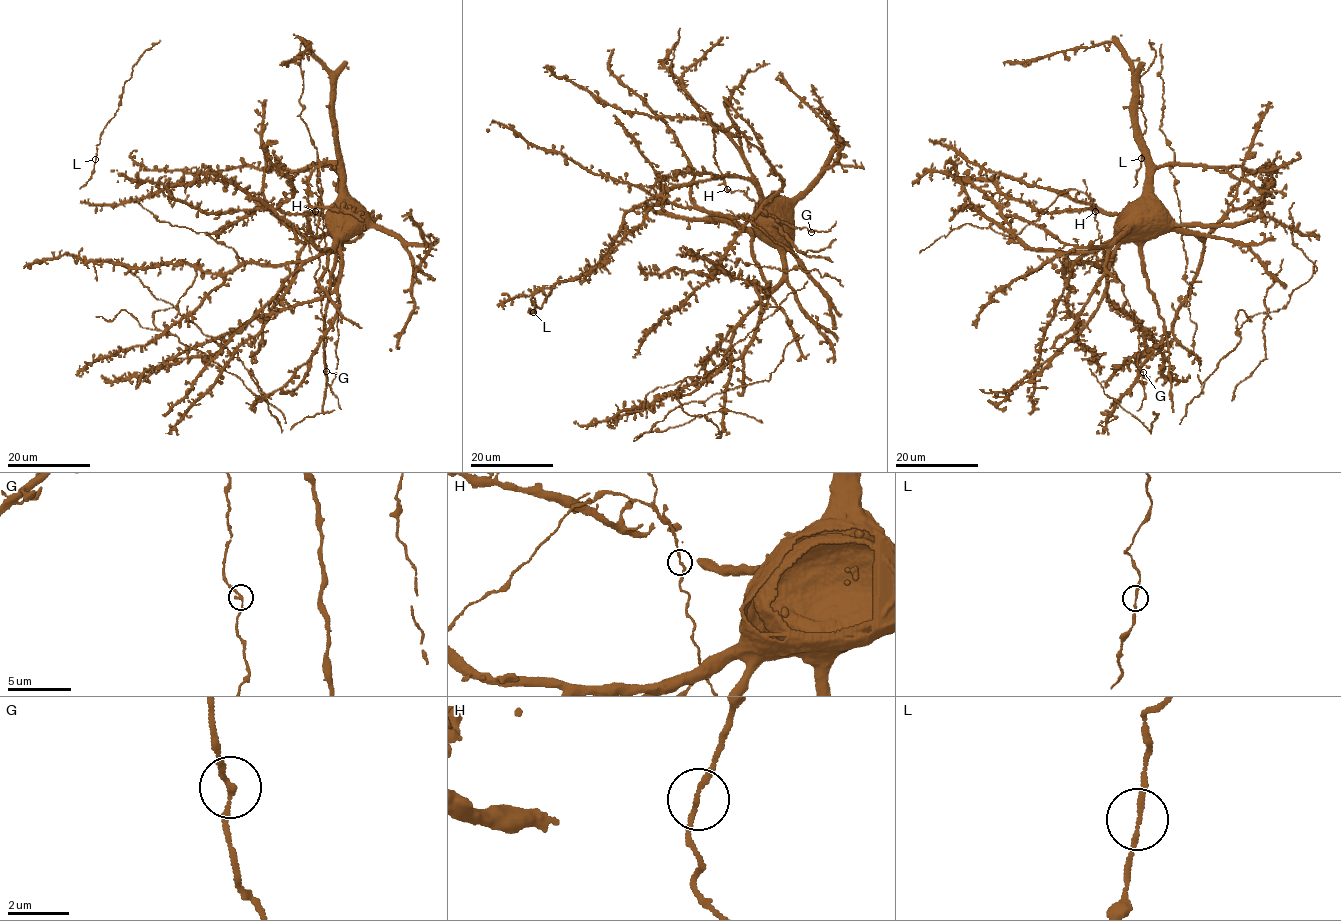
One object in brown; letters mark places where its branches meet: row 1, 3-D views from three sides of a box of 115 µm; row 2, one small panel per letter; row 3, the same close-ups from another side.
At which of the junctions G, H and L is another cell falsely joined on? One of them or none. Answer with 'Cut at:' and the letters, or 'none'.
Cut at: none

